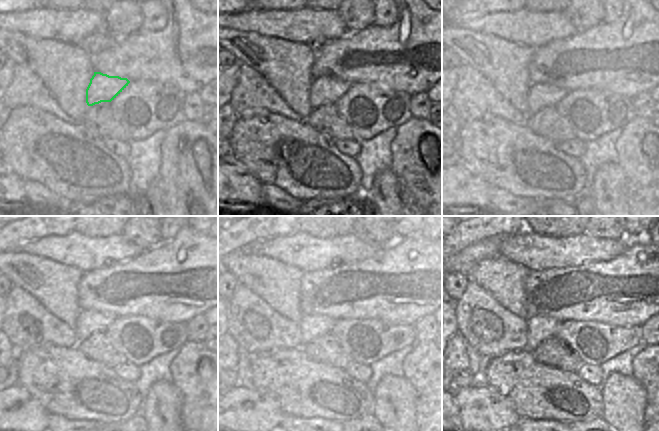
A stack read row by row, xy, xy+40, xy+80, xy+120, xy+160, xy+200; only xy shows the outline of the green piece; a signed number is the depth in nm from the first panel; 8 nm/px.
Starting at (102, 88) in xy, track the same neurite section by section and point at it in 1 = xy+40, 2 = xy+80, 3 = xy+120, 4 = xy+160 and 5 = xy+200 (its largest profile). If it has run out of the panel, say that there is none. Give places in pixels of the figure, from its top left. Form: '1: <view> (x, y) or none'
1: xy+40 (324, 90)
2: xy+80 (540, 96)
3: xy+120 (88, 322)
4: xy+160 (311, 327)
5: xy+200 (540, 328)

